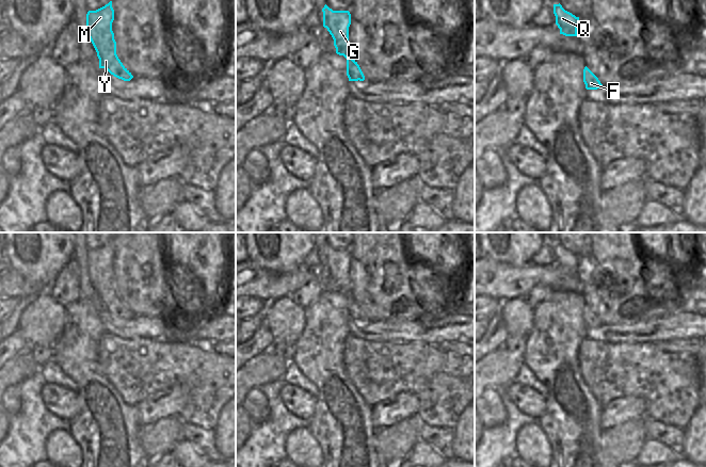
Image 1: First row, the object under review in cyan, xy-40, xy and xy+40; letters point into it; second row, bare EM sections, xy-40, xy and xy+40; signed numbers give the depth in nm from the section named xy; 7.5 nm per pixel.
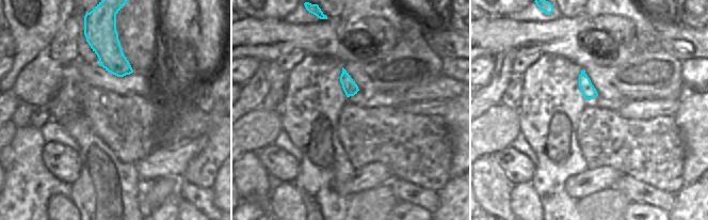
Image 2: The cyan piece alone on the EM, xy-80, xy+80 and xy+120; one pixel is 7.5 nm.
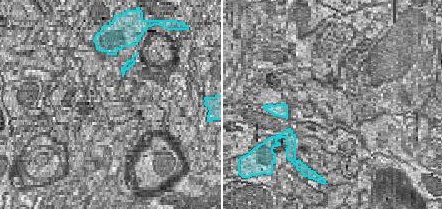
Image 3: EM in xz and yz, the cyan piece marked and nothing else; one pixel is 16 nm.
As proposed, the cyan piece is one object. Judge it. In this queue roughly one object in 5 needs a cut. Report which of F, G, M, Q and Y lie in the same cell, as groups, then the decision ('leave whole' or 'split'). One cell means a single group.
groups F / G M Q Y; split

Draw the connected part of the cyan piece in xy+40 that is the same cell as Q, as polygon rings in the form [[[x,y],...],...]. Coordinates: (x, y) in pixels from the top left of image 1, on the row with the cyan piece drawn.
[[[560,3],[553,4],[553,14],[556,16],[556,25],[560,29],[560,34],[565,36],[577,36],[579,17],[565,11]]]

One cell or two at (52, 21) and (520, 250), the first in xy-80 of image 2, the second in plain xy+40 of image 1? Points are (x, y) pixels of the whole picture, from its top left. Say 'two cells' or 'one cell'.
one cell

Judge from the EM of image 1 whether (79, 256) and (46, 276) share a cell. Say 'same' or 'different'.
different

